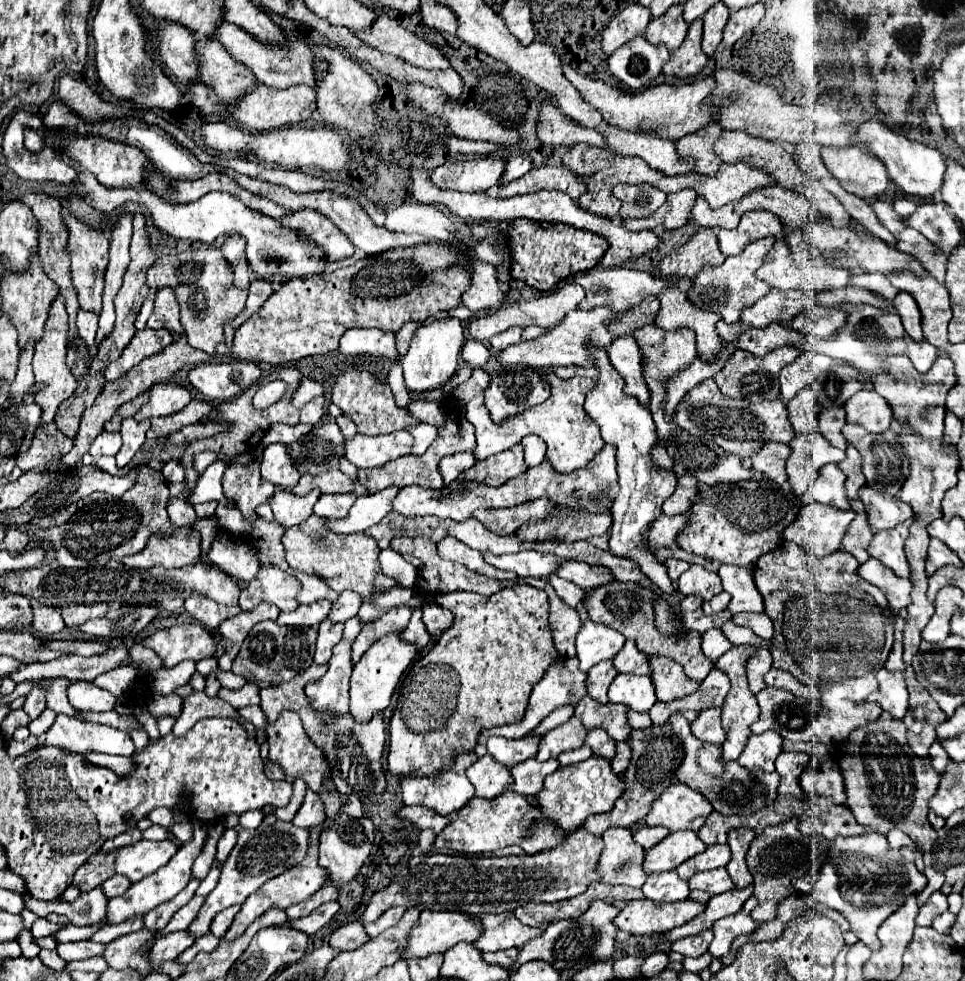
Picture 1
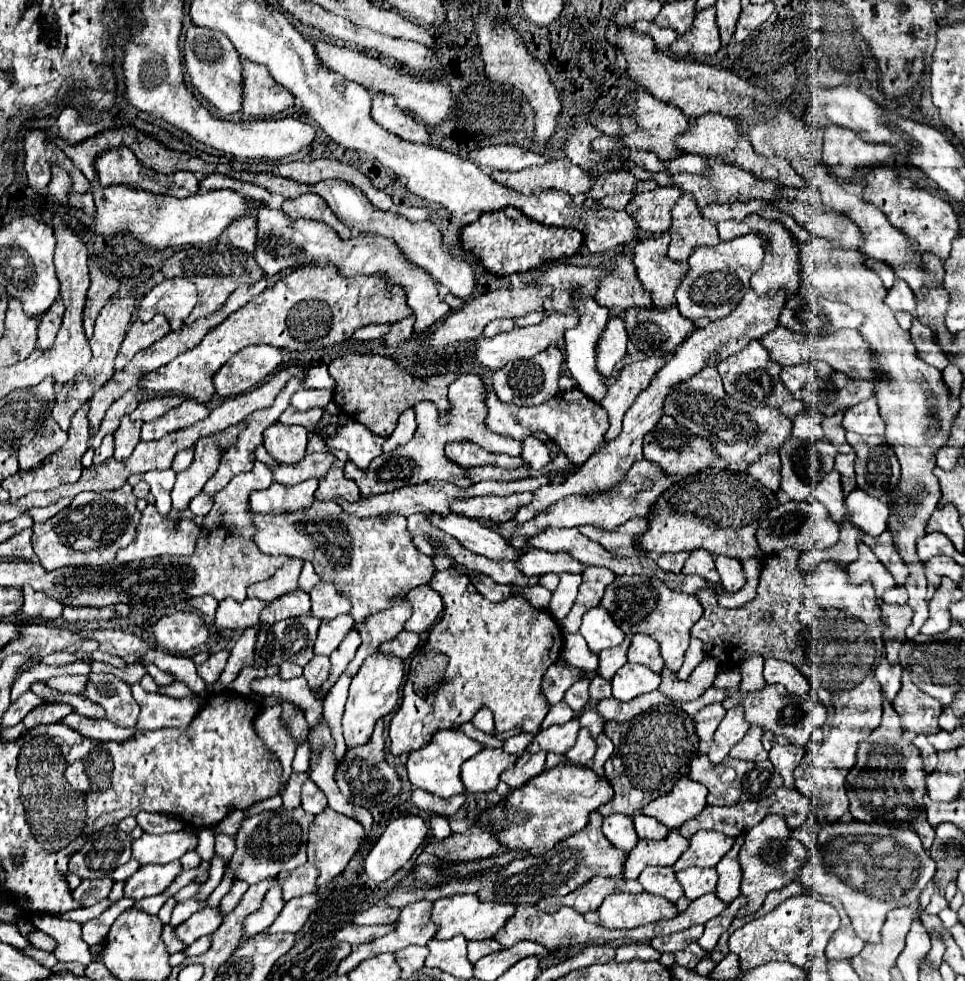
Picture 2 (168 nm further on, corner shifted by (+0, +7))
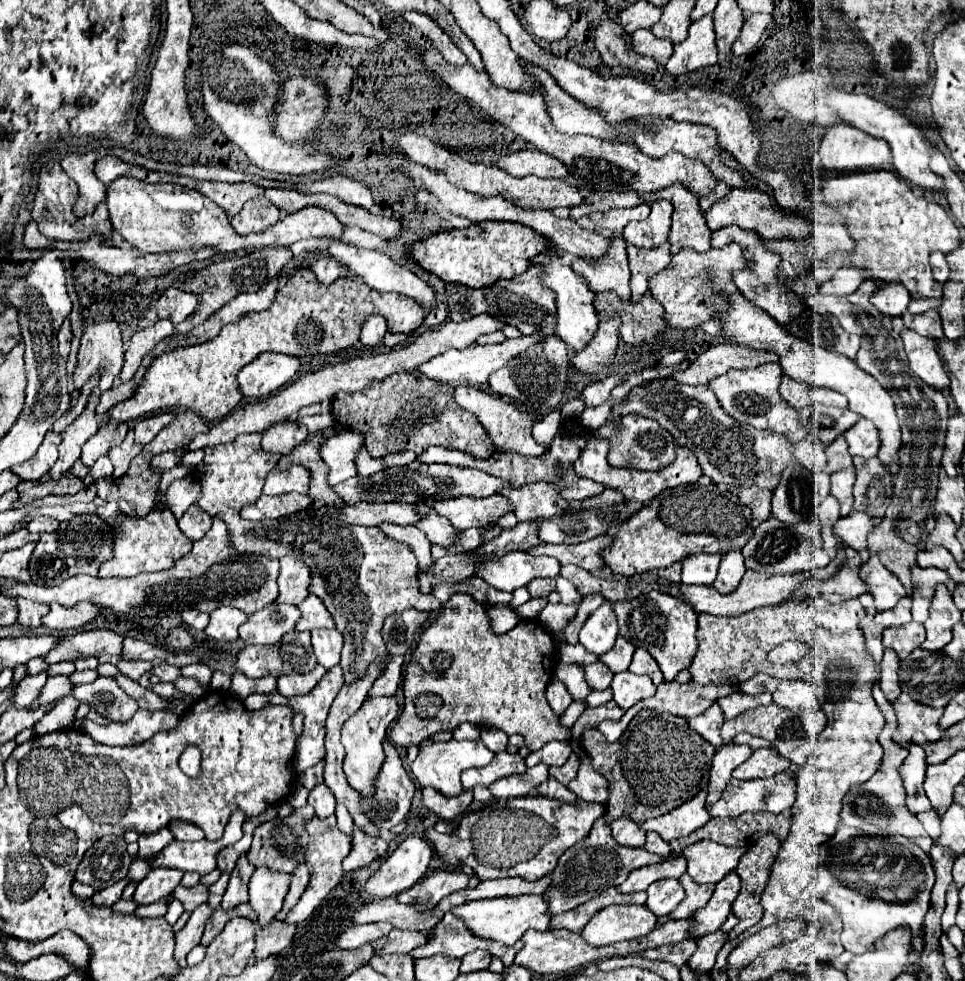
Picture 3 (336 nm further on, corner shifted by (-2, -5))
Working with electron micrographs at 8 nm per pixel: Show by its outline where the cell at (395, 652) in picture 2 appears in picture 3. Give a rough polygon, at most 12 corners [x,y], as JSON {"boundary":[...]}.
{"boundary":[[393,656],[369,696],[391,696],[401,682],[403,656]]}

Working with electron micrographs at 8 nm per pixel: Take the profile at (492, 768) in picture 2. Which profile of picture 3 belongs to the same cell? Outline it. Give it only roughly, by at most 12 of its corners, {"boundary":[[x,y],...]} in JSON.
{"boundary":[[509,752],[495,754],[485,768],[461,774],[463,790],[523,774],[525,760]]}

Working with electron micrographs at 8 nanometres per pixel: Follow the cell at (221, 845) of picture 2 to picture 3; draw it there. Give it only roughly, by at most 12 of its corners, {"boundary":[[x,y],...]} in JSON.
{"boundary":[[229,872],[209,886],[209,906],[217,908],[229,884]]}

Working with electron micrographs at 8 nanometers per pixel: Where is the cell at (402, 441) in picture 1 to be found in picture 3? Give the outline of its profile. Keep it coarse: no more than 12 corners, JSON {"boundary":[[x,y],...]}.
{"boundary":[[343,430],[321,446],[329,484],[357,476],[365,446],[359,432]]}

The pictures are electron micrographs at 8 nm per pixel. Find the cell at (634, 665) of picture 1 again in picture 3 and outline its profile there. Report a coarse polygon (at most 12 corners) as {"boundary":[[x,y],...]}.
{"boundary":[[637,648],[629,670],[647,674],[655,686],[663,682],[663,674],[655,658]]}

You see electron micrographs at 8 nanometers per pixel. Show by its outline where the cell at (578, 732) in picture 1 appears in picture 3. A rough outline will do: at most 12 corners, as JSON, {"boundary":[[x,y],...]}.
{"boundary":[[555,740],[531,752],[529,768],[543,762],[563,766],[571,756],[569,742]]}

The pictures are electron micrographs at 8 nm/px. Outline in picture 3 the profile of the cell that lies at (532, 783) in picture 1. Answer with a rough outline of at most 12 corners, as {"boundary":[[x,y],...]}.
{"boundary":[[545,764],[525,774],[491,784],[495,798],[517,798],[535,792],[549,778]]}

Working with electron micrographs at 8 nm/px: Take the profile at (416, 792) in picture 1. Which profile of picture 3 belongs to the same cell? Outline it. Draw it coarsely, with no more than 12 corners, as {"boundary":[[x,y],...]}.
{"boundary":[[481,740],[425,742],[411,764],[421,788],[459,796],[461,772],[495,758]]}

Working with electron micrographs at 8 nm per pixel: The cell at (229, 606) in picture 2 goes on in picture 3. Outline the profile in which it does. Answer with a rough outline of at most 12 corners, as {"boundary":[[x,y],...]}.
{"boundary":[[231,606],[211,614],[205,632],[215,640],[237,640],[249,614]]}

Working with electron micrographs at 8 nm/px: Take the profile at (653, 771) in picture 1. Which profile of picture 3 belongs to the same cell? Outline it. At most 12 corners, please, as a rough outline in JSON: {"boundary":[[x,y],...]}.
{"boundary":[[643,710],[617,742],[583,734],[609,780],[607,824],[641,824],[707,790],[715,748]]}

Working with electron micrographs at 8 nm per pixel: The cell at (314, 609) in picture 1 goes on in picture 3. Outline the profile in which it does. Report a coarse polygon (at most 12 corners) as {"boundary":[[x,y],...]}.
{"boundary":[[269,604],[239,626],[249,644],[275,644],[295,630],[299,608]]}

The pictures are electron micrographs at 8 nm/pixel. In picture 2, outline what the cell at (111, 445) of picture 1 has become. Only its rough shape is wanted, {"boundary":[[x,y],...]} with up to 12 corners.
{"boundary":[[105,436],[95,450],[93,464],[113,456],[113,436]]}

